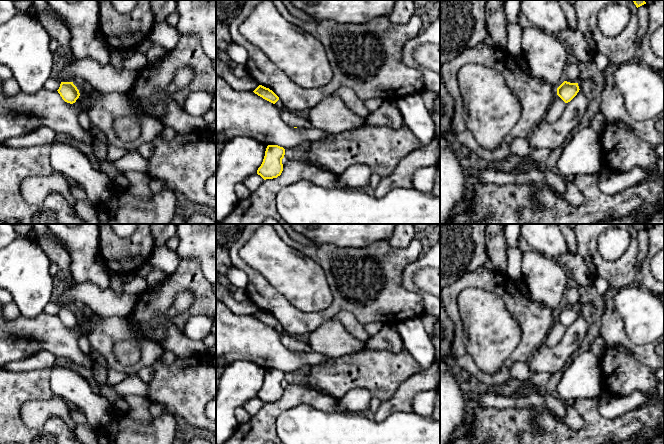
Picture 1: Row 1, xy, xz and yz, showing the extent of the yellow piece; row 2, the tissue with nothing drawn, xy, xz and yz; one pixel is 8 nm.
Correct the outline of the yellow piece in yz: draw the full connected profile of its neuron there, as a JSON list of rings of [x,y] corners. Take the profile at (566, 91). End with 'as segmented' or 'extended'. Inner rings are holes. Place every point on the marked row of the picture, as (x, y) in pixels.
[[[564,81],[558,88],[557,88],[557,95],[565,102],[570,102],[579,92],[578,83],[570,83]]]; as segmented

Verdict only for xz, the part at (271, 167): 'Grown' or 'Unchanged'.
Grown

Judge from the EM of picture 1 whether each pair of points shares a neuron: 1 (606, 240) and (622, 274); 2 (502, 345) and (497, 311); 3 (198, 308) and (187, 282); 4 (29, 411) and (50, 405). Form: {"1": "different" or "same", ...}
{"1": "different", "2": "same", "3": "same", "4": "same"}

